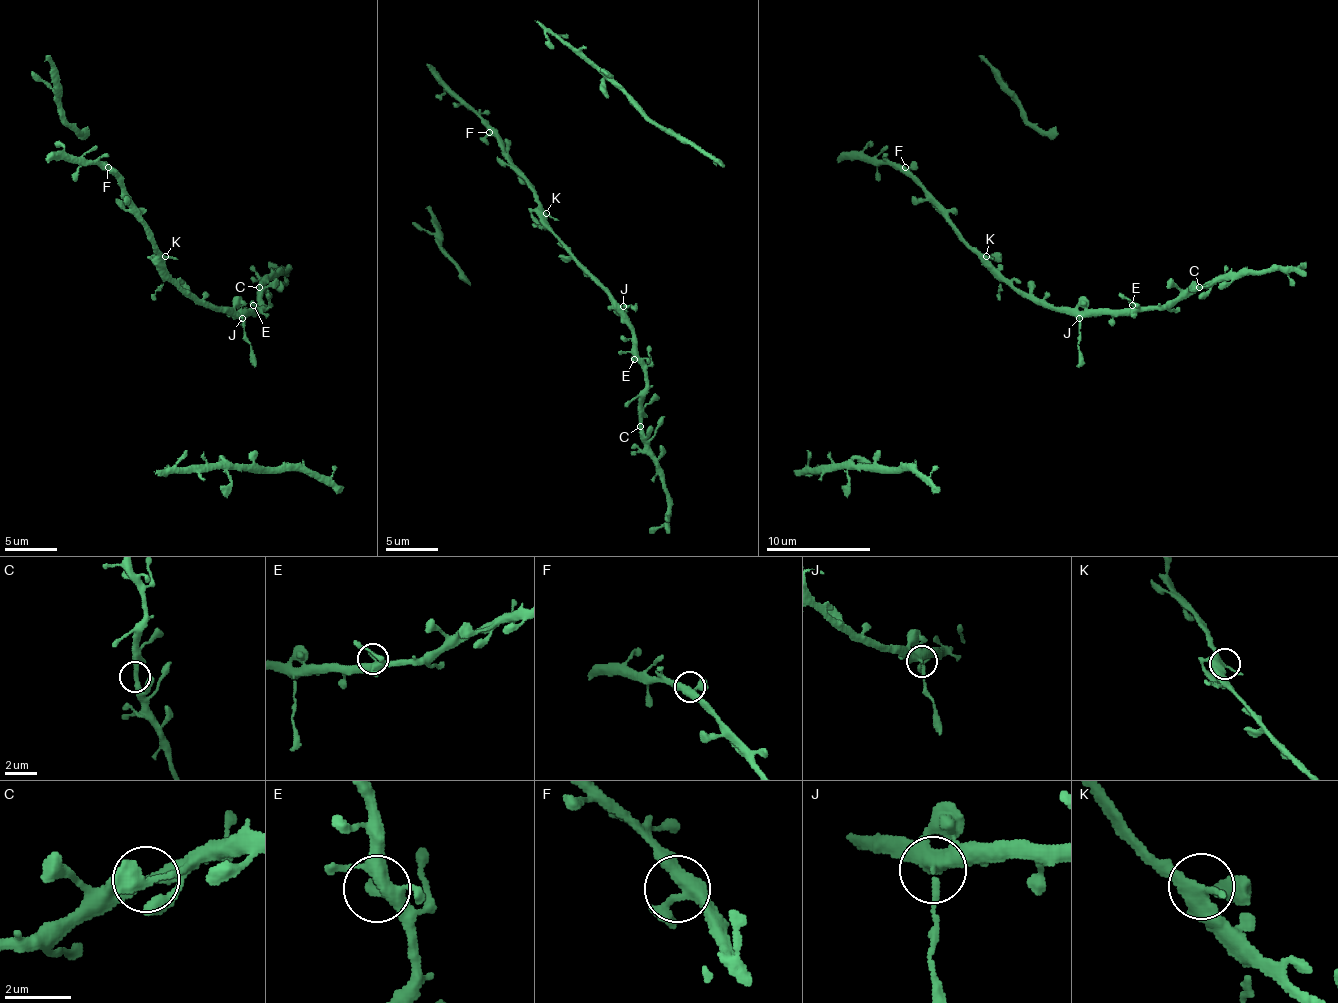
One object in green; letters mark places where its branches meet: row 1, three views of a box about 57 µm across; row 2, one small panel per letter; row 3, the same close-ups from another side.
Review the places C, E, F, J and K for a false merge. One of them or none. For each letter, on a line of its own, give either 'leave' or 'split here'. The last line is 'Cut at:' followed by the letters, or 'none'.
C: leave
E: leave
F: leave
J: split here
K: leave
Cut at: J

